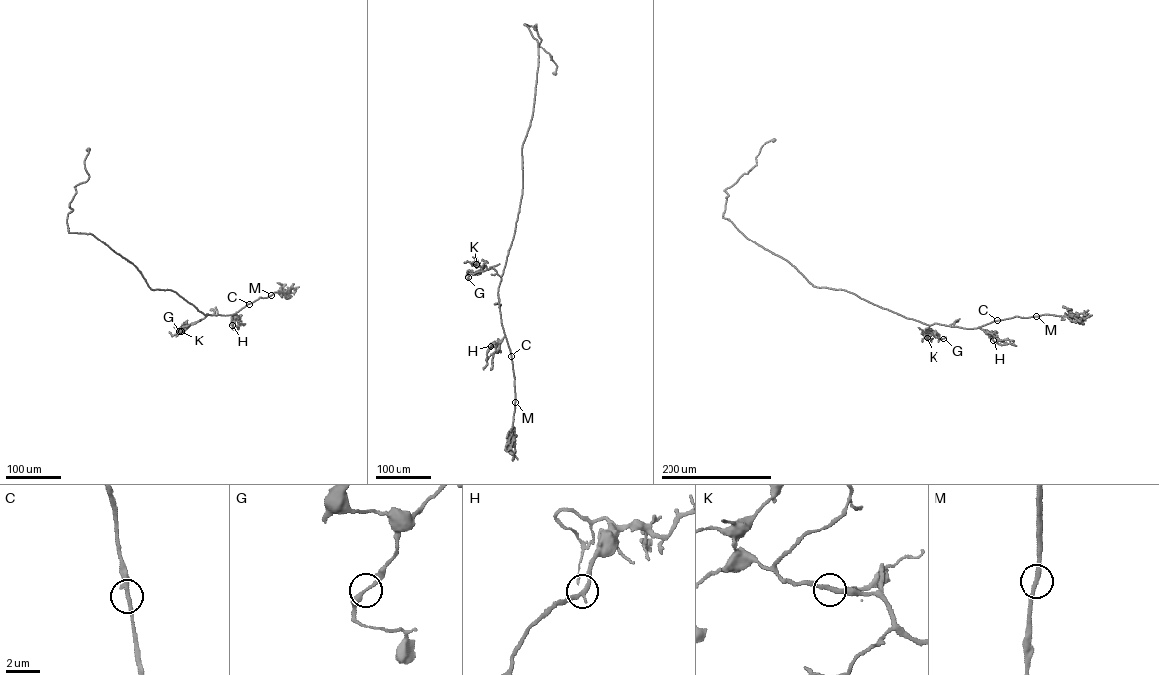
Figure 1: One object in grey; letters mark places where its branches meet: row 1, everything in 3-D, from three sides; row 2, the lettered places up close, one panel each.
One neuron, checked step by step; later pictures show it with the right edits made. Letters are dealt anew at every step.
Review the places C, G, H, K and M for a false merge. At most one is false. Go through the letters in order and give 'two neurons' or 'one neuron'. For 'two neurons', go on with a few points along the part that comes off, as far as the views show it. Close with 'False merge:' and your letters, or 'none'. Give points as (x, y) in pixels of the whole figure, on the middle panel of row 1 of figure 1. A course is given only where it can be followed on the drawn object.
C: one neuron
G: one neuron
H: one neuron
K: one neuron
M: one neuron
False merge: none

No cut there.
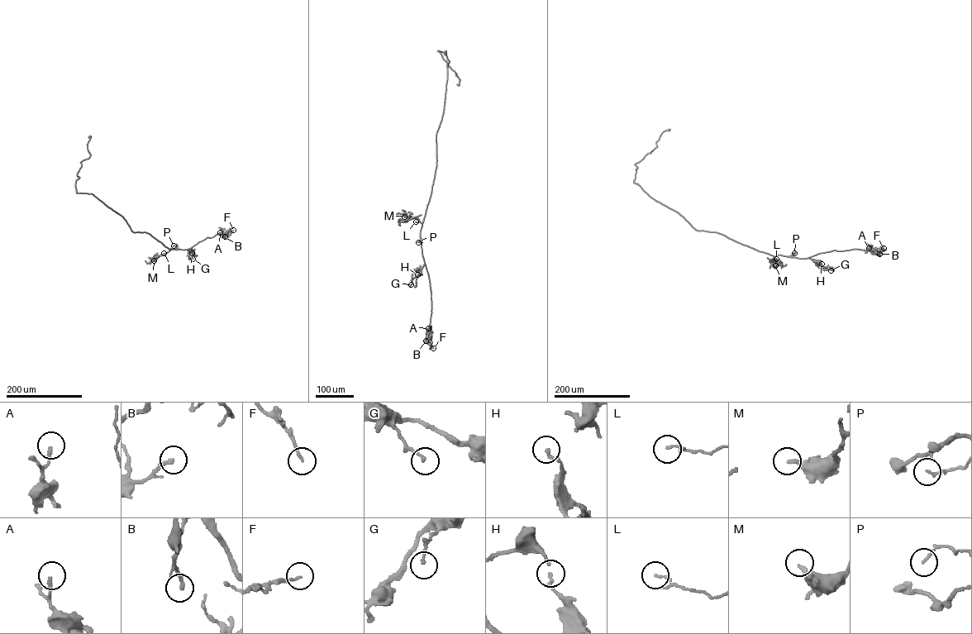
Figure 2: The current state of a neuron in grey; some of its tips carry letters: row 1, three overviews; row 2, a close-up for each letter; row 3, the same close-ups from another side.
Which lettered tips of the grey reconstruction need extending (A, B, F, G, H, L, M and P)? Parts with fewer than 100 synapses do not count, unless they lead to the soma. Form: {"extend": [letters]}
{"extend": []}

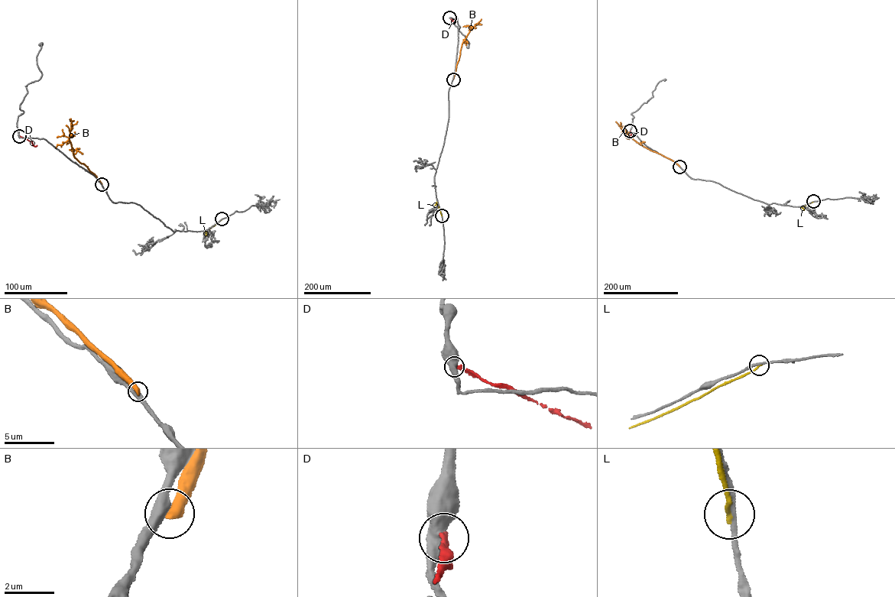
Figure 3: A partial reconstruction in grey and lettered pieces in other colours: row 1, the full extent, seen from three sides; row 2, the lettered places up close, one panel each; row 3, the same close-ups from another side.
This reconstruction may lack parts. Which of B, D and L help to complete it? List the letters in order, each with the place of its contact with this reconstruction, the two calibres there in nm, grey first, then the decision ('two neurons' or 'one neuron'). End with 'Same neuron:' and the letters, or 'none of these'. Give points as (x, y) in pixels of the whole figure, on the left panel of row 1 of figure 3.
B: contact (102, 184); calibres 420 and 480 nm; two neurons
D: contact (19, 136); calibres 550 and 280 nm; two neurons
L: contact (222, 219); calibres 220 and 190 nm; two neurons
Same neuron: none of these

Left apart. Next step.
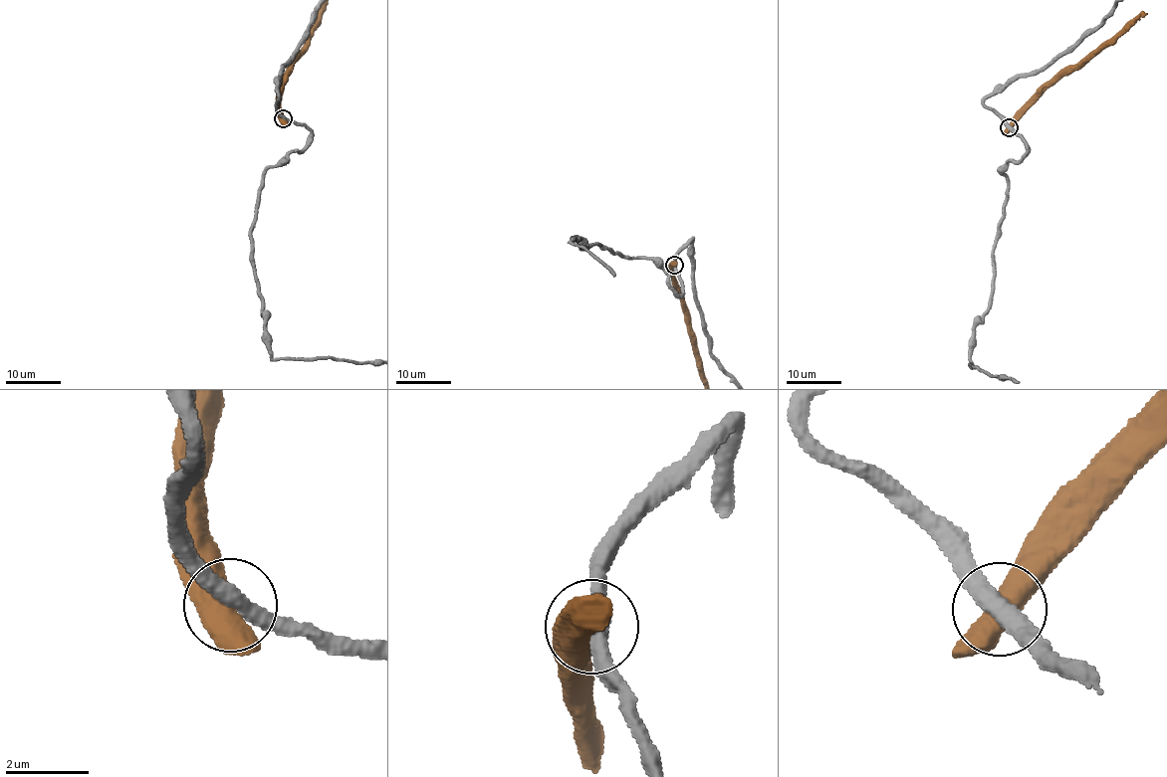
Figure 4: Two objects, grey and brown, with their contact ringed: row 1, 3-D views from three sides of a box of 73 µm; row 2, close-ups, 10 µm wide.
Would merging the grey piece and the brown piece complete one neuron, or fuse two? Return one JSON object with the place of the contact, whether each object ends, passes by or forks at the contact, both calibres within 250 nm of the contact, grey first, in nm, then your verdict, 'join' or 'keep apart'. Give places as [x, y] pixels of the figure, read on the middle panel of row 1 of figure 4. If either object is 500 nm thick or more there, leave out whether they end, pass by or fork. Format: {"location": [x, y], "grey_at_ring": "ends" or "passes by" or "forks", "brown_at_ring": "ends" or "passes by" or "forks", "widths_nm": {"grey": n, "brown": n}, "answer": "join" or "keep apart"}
{"location": [674, 265], "widths_nm": {"grey": 400, "brown": 550}, "answer": "keep apart"}

